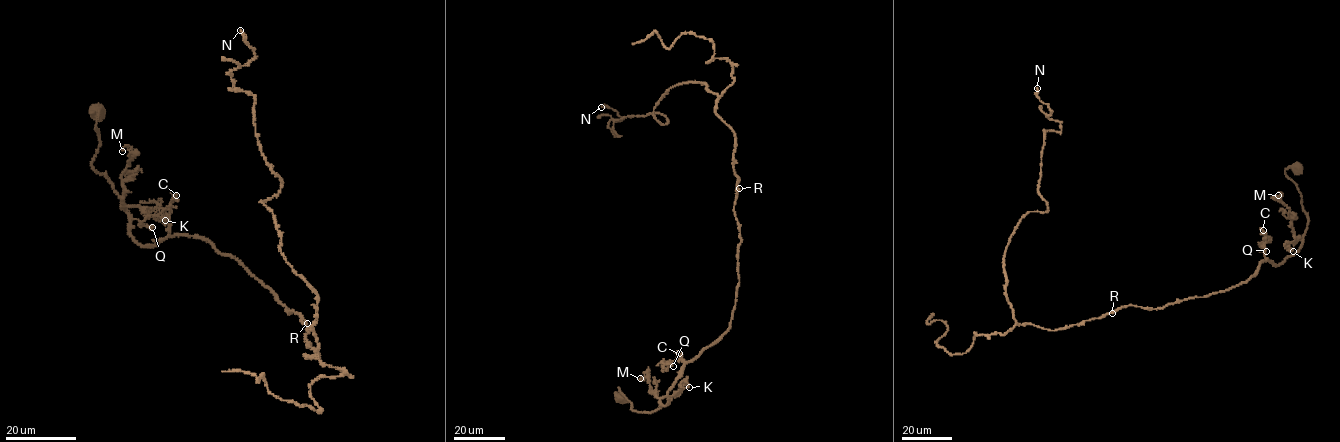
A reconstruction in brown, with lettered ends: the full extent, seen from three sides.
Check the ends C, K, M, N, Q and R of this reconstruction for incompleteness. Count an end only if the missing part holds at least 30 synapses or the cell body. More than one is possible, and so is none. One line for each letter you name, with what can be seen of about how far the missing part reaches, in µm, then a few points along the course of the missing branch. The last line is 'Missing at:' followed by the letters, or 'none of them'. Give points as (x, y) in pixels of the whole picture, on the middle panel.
Missing at: none of them

